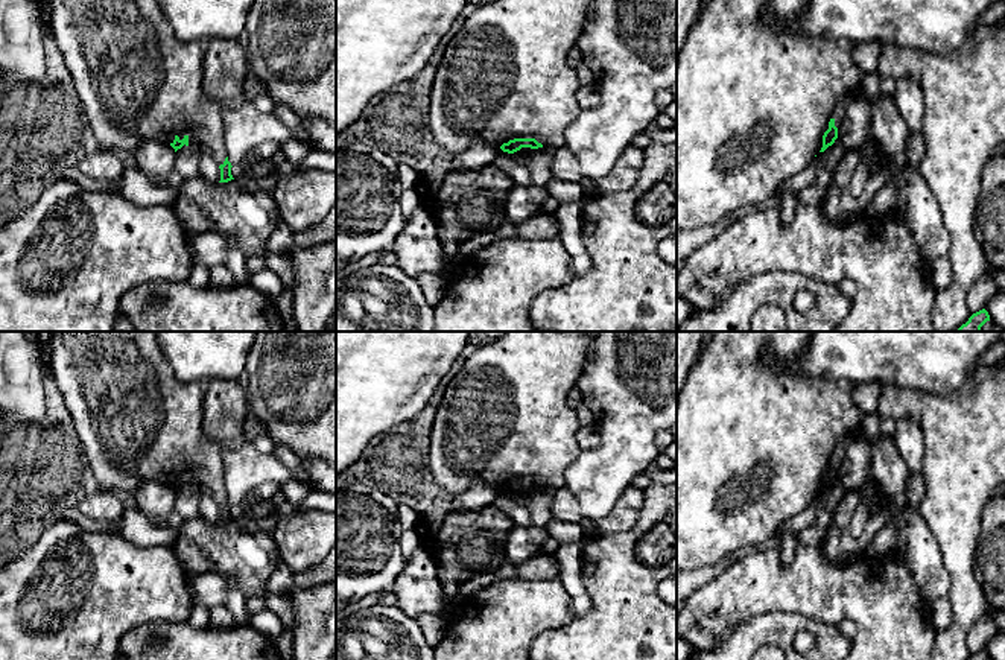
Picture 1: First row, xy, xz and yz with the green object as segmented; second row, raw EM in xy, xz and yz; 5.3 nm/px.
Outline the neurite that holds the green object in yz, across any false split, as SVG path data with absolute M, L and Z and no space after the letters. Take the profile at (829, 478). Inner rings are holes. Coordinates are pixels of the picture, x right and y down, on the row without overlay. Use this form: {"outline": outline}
{"outline": "M713 332L701 345L695 363L690 366L686 383L677 398L677 570L690 572L713 566L739 547L756 547L775 534L778 526L800 514L815 496L824 493L838 479L850 441L861 433L864 415L853 400L854 383L835 380L827 376L809 377L801 373L783 373L763 363L766 344L780 360L795 360L806 350L812 332Z"}

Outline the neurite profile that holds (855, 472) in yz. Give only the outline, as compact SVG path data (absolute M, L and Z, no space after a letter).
M861 432L848 444L838 481L847 490L859 491L871 479L871 443Z

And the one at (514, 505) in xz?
M502 493L493 503L499 511L511 517L514 526L532 526L528 499L514 493Z

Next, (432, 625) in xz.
M423 614L415 619L423 631L426 643L435 648L444 637L447 622L441 614Z

